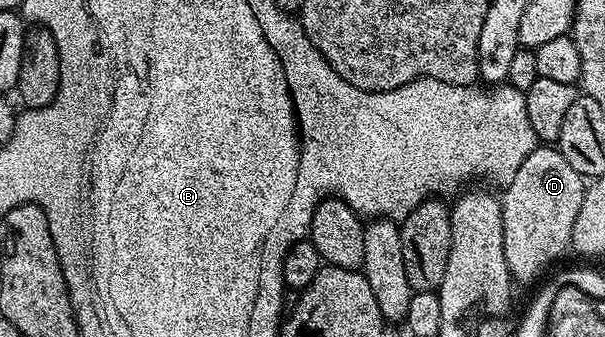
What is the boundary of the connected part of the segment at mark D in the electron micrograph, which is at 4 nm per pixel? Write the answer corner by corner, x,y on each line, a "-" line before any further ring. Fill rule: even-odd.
538,147
526,155
526,163
522,163
514,179
503,186
500,197
506,267
513,282
538,280
551,261
569,252
571,232
582,208
585,188
585,178
566,163
559,148

